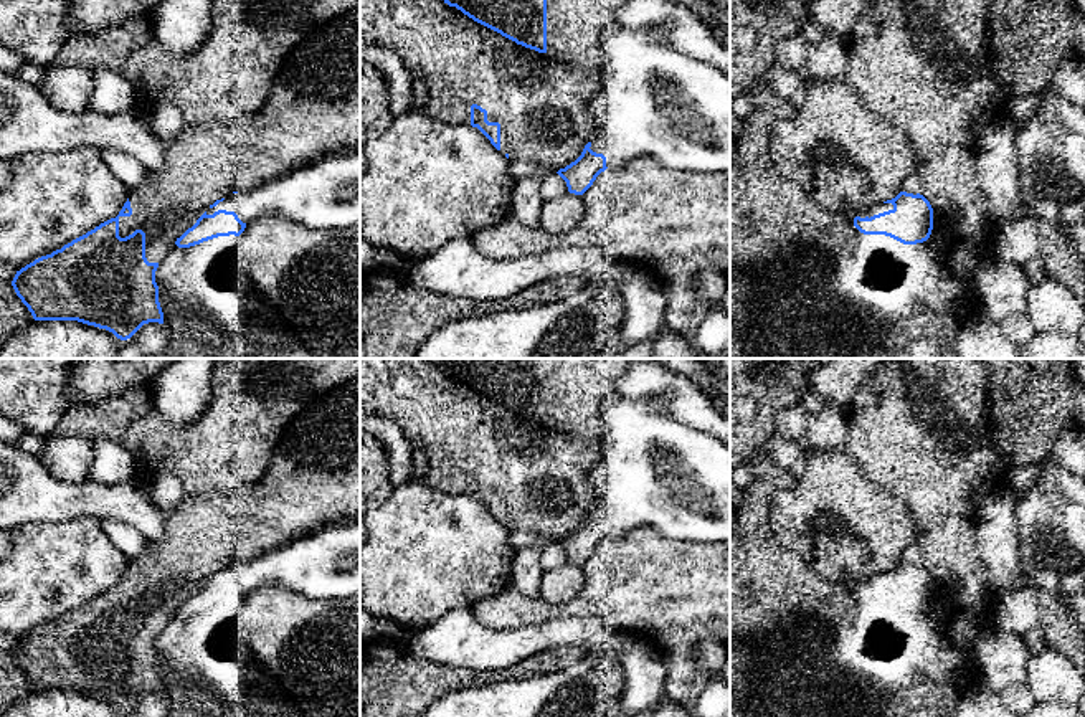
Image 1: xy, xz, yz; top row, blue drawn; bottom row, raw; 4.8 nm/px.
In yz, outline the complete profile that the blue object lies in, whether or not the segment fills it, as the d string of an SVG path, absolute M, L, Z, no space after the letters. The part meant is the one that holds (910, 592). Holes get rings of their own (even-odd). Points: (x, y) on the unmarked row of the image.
M900 562L874 578L857 580L854 596L864 605L885 605L903 615L923 613L933 600L933 578L917 563Z

